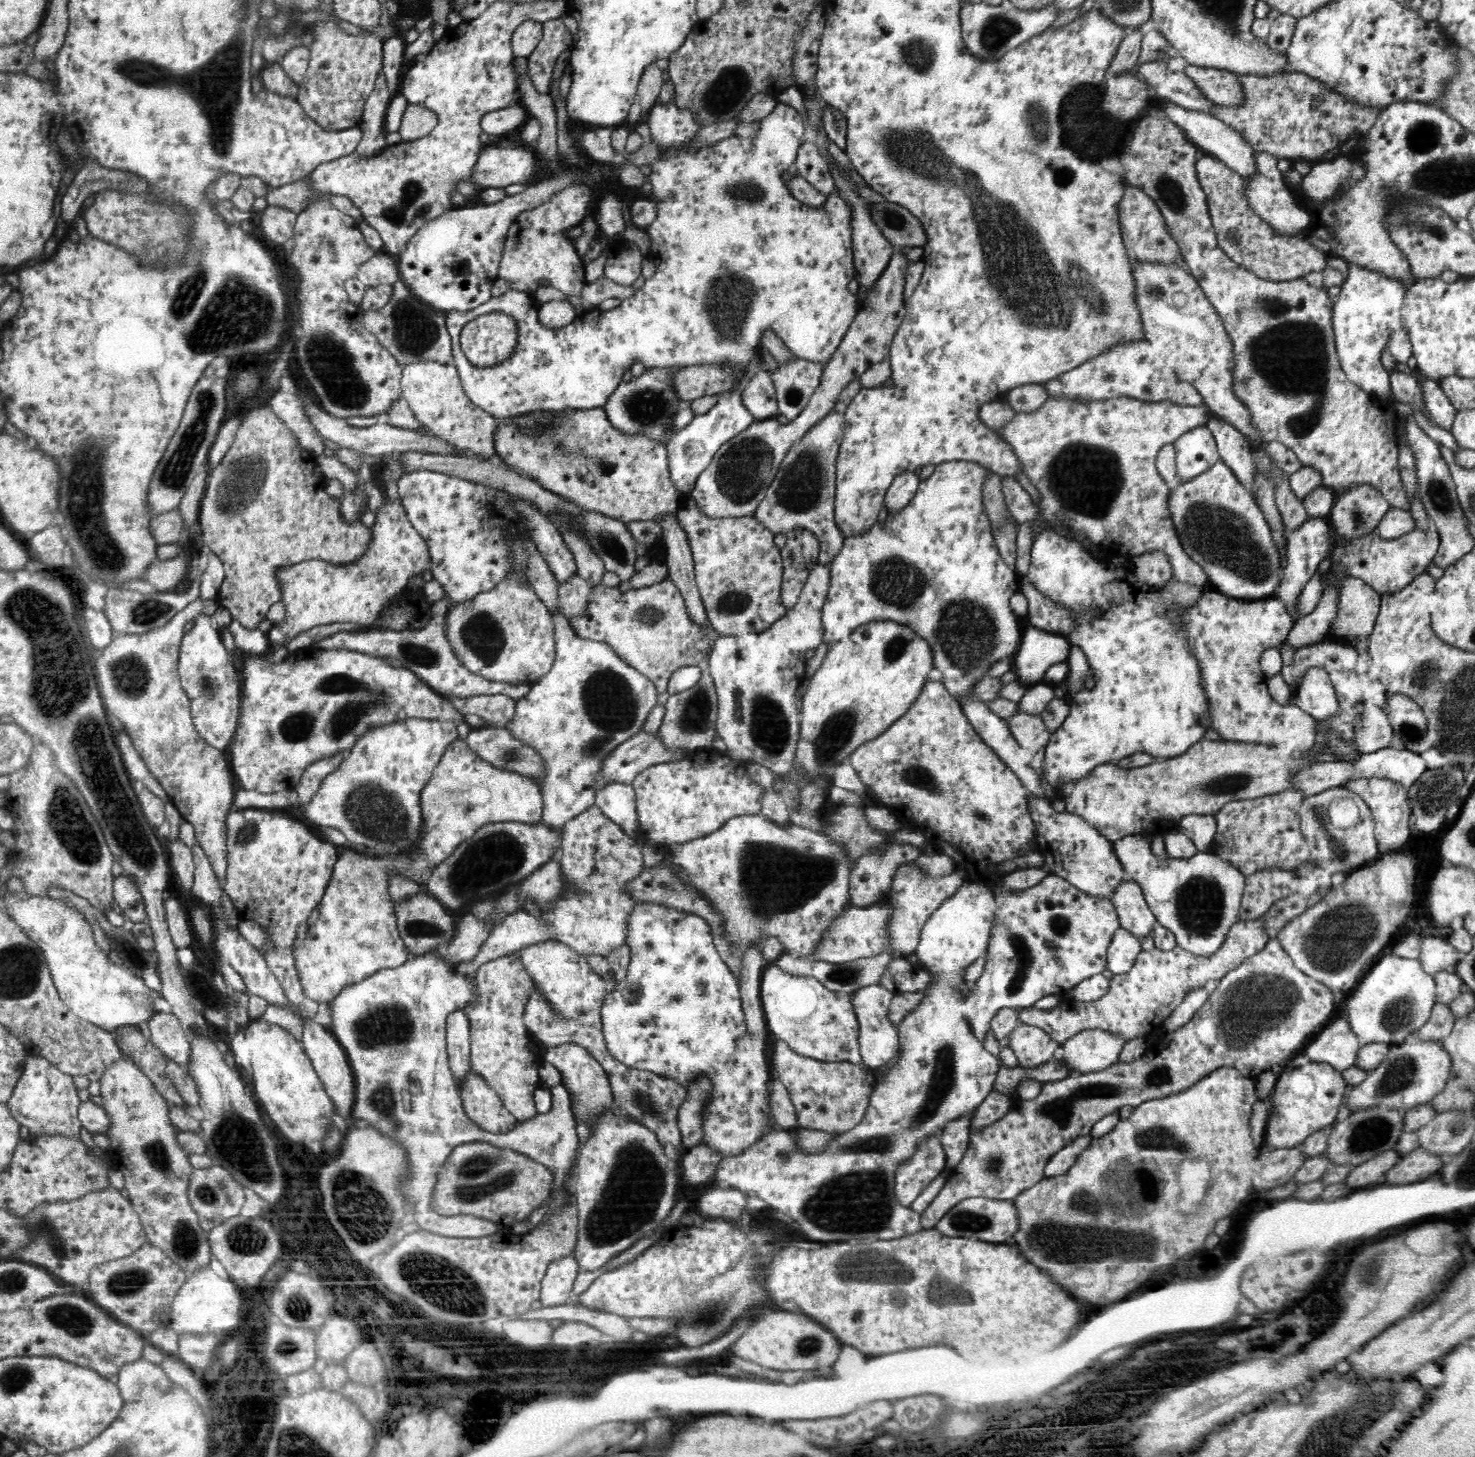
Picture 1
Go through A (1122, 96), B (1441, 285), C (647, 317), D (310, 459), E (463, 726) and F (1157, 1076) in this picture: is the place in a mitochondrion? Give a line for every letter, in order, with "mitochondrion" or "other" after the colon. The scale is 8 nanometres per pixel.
A: other
B: other
C: other
D: other
E: other
F: mitochondrion

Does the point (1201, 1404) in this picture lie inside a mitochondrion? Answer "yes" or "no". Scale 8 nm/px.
yes

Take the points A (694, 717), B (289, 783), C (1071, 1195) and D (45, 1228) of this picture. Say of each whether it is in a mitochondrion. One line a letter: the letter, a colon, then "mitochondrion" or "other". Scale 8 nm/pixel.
A: mitochondrion
B: other
C: mitochondrion
D: mitochondrion

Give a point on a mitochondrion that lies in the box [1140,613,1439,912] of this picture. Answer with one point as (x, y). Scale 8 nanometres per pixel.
(1232, 782)

